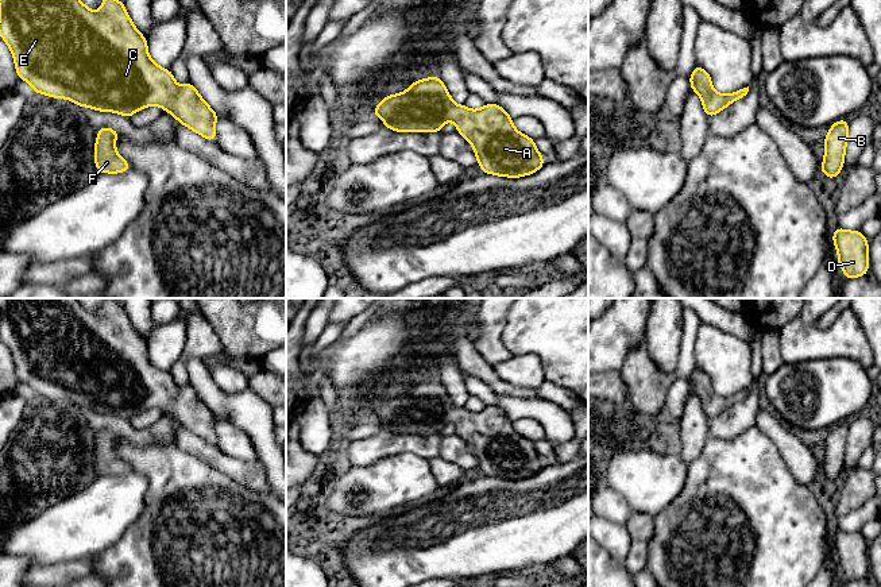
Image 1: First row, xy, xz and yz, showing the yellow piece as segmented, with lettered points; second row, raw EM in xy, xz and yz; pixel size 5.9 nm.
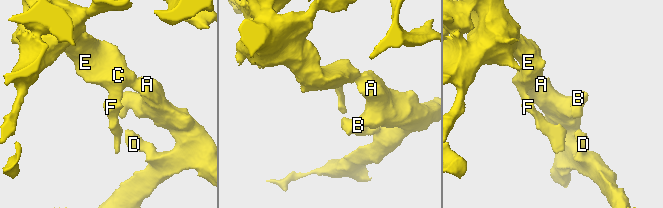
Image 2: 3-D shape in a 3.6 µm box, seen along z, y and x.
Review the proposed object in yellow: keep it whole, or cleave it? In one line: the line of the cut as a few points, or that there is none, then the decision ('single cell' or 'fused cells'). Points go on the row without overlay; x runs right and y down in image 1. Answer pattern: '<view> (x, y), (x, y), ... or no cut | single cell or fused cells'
no cut | single cell

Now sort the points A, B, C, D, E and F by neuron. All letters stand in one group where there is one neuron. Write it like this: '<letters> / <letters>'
A B C D E F

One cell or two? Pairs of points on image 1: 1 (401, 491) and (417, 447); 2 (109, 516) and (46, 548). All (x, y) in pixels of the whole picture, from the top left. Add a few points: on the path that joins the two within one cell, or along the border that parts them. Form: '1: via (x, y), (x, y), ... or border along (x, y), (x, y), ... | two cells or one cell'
1: border along (383, 456), (416, 454), (428, 460) | two cells
2: via (93, 518), (81, 526), (62, 532) | one cell

